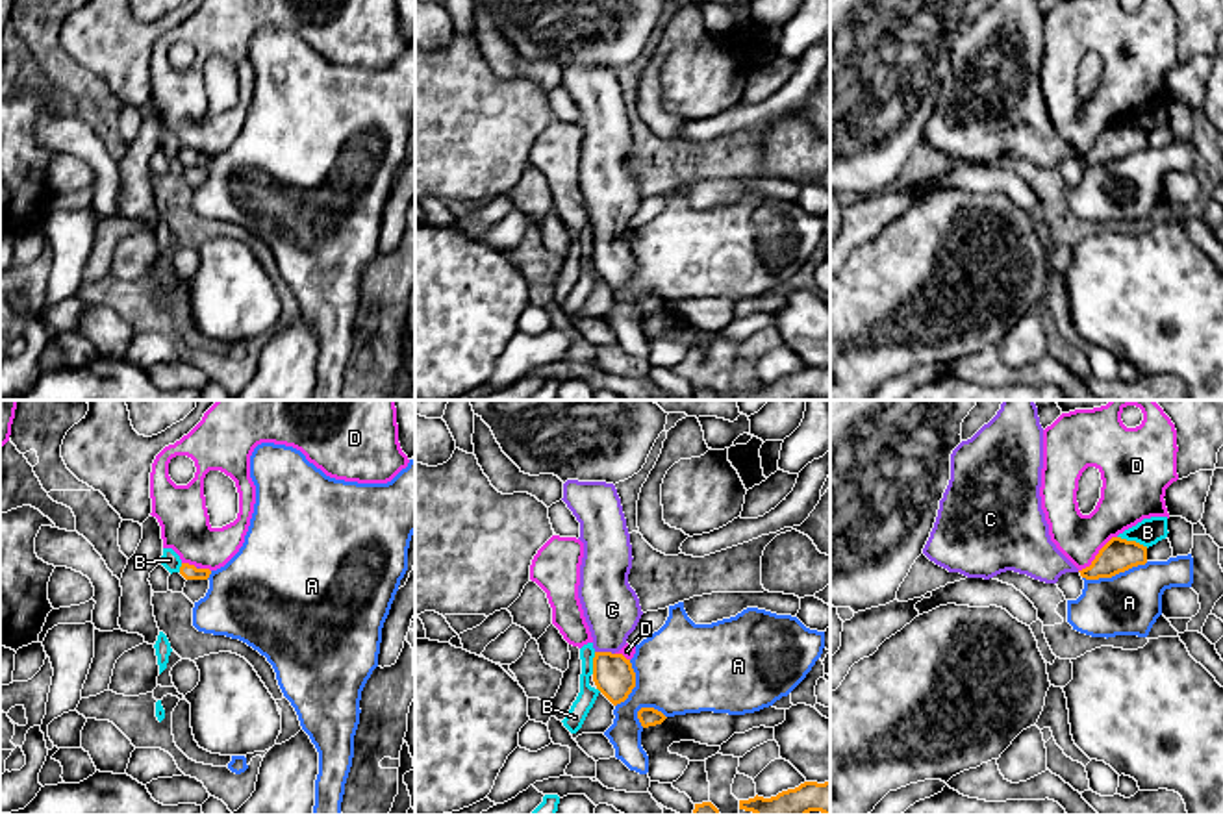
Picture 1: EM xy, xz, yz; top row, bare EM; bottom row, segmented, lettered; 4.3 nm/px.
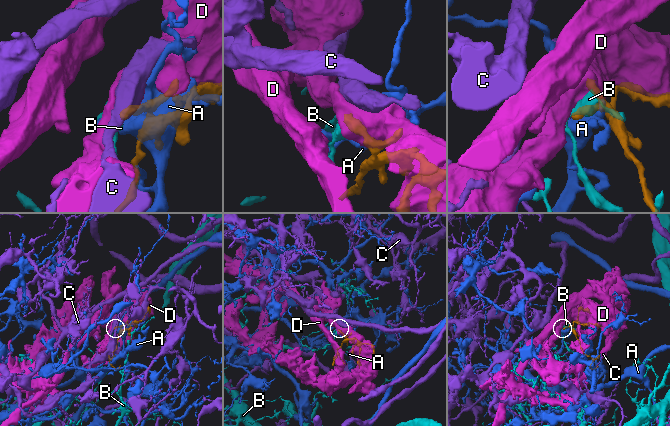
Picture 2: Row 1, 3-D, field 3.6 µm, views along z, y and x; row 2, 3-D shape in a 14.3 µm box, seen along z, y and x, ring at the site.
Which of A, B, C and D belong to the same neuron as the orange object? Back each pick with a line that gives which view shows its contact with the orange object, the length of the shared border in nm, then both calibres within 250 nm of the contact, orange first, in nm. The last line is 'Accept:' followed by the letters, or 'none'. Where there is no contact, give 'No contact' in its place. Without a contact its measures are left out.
C: Touches orange in xz. Shared border 90 nm. Thickness 180 nm (orange) against 240 nm
Accept: C

